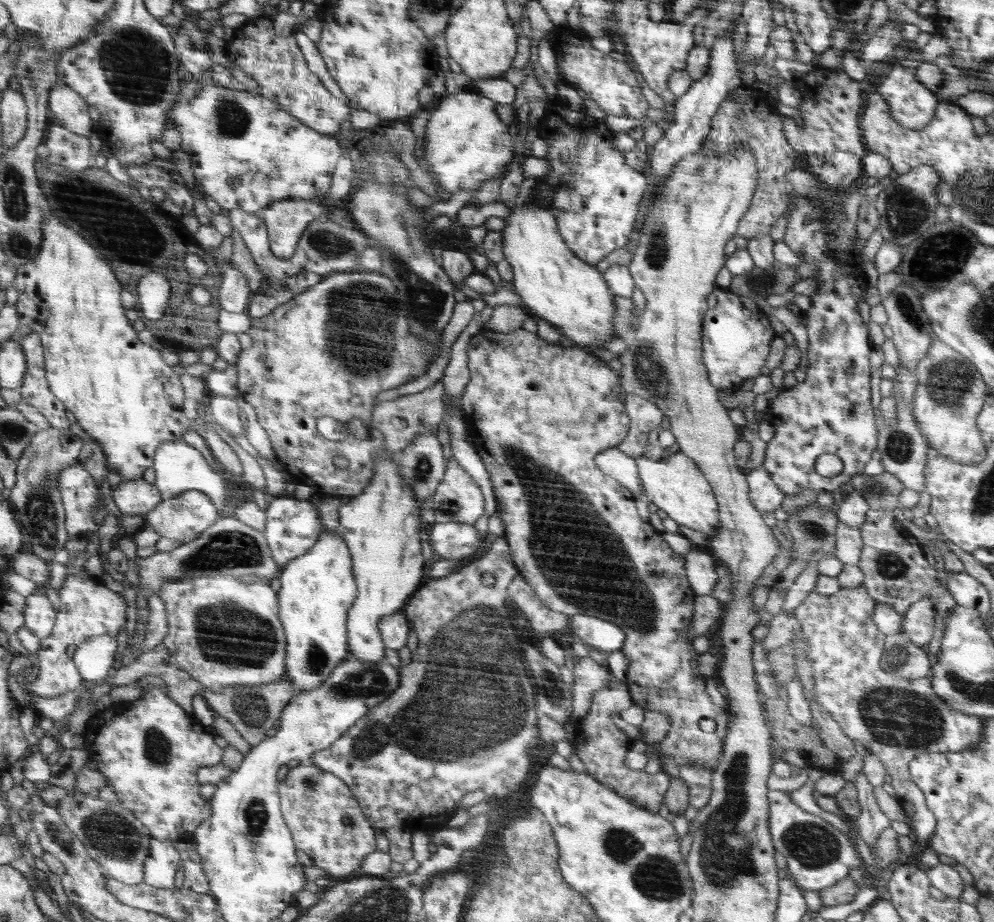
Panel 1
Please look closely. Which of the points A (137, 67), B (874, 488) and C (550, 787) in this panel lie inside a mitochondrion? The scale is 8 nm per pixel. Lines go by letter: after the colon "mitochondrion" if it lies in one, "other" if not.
A: mitochondrion
B: mitochondrion
C: other

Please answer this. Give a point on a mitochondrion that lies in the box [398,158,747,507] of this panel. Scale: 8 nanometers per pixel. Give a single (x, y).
(655, 377)

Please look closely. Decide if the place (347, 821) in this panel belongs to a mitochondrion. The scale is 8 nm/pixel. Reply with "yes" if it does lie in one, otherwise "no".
no

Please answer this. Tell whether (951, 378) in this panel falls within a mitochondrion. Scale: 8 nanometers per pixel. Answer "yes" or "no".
yes

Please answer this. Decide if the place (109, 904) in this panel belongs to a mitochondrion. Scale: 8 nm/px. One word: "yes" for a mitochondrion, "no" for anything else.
no

